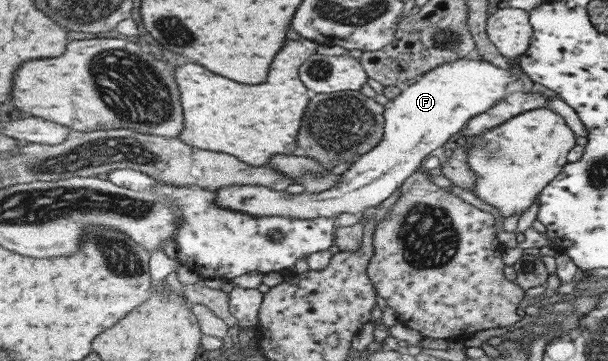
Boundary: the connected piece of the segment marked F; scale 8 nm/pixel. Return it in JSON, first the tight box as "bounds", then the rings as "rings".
{"bounds":[215,55,521,220],"rings":[[[474,55],[426,72],[385,105],[386,123],[382,141],[343,172],[336,186],[319,195],[306,191],[293,195],[265,185],[235,184],[215,189],[216,201],[222,207],[260,217],[288,216],[305,220],[333,217],[337,220],[343,212],[360,217],[367,208],[377,208],[391,194],[395,194],[421,168],[433,150],[441,148],[457,132],[462,132],[474,116],[497,106],[506,97],[507,86],[519,78],[518,67],[521,68],[514,64],[513,70],[505,70]]]}

